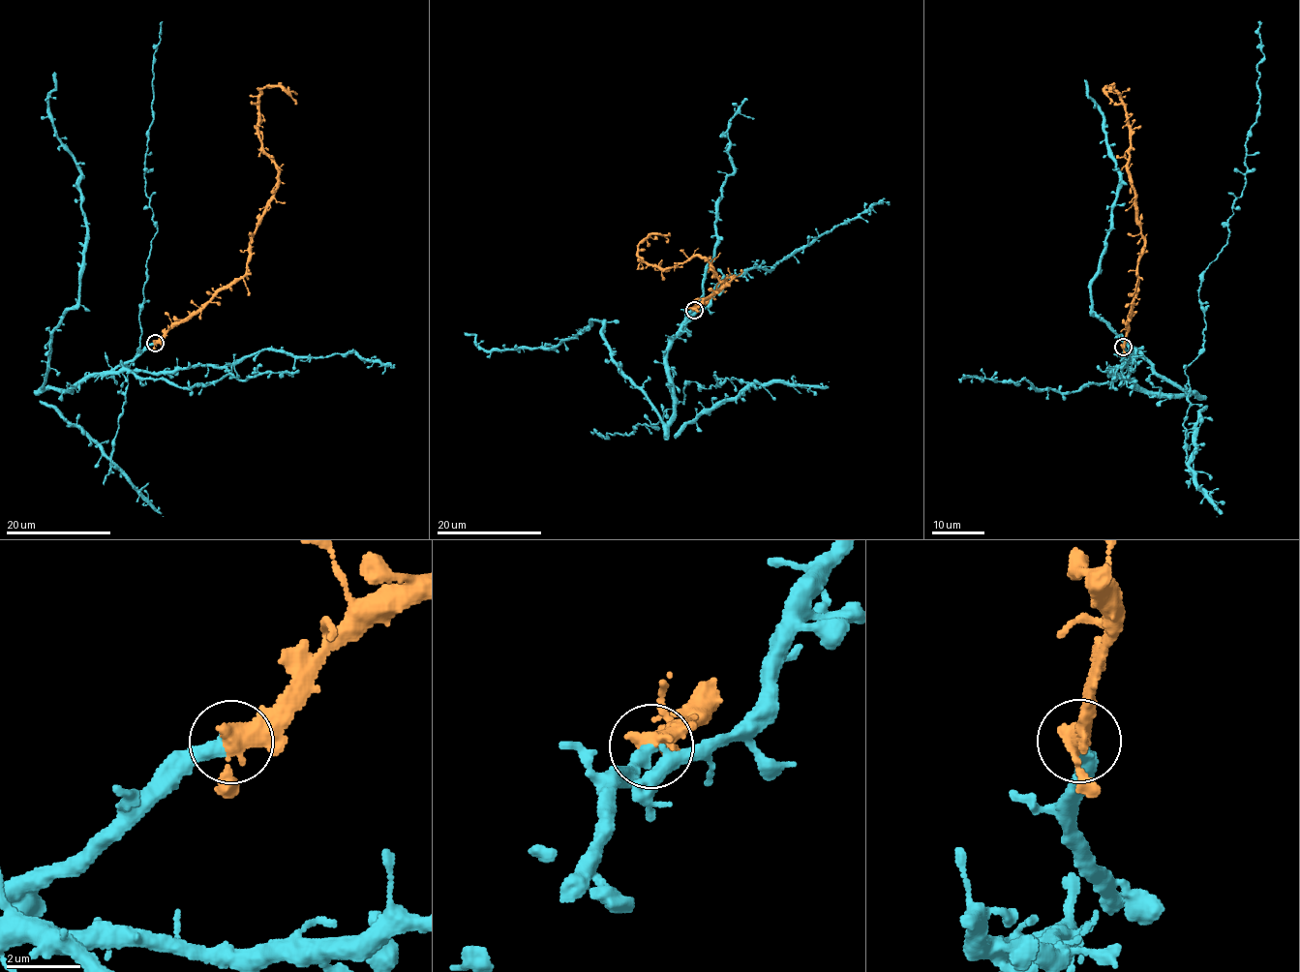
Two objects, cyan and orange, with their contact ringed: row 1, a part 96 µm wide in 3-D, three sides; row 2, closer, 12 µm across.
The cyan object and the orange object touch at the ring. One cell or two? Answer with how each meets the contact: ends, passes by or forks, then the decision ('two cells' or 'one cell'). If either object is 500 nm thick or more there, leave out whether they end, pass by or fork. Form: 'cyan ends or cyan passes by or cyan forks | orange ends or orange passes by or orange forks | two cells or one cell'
cyan ends | orange passes by | one cell

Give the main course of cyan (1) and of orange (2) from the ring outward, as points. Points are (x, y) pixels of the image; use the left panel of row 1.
1: (154, 343), (67, 390), (39, 393), (39, 400), (111, 456), (157, 230), (144, 158), (163, 21)
2: (154, 343), (245, 274), (251, 237), (278, 174), (262, 150), (258, 97), (272, 86), (294, 92)

